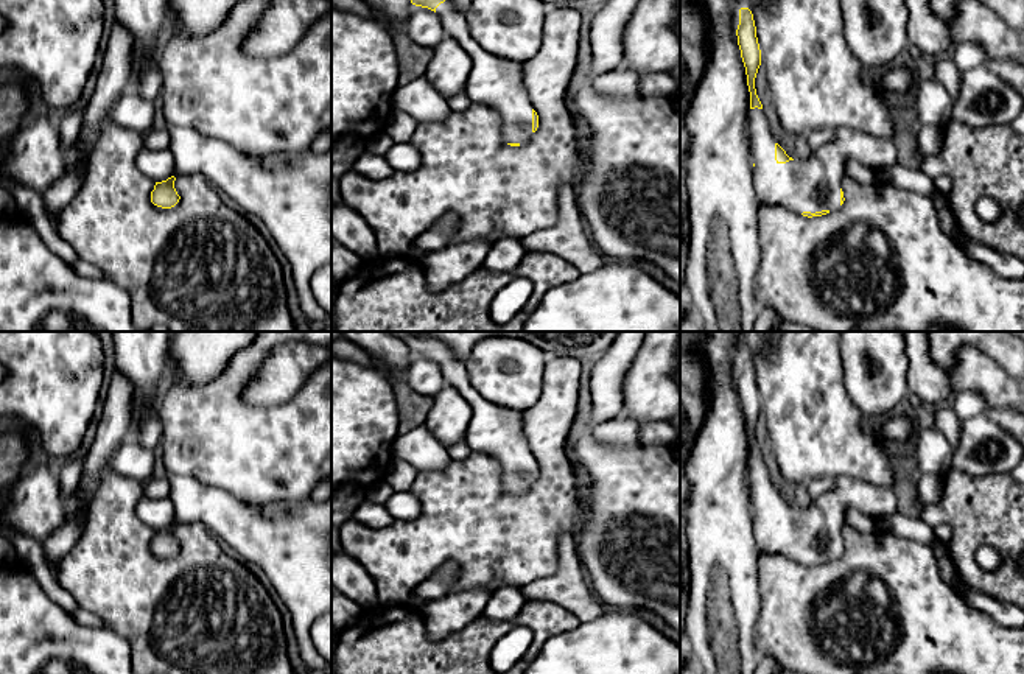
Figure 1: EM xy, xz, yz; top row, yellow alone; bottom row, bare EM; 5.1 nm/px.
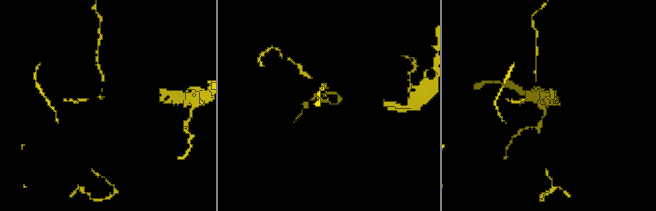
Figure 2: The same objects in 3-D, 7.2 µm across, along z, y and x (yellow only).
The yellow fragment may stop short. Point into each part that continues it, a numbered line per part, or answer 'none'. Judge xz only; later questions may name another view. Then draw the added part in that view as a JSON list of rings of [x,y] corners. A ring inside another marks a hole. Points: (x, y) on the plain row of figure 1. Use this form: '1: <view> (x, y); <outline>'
1: xz (494, 430); [[[450,349],[436,356],[447,384],[454,386],[472,408],[472,420],[465,441],[472,451],[486,453],[498,459],[503,469],[501,483],[506,492],[526,492],[532,486],[532,453],[521,431],[521,411],[503,408],[486,400],[470,383],[465,361],[458,360]]]

